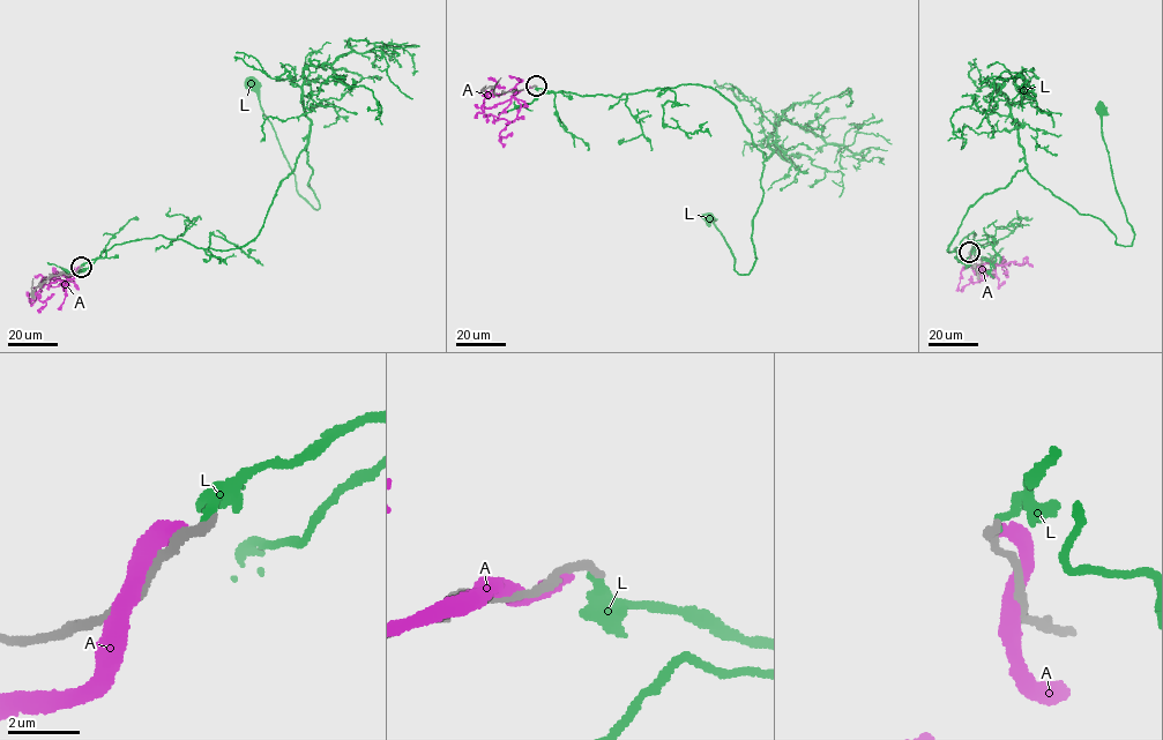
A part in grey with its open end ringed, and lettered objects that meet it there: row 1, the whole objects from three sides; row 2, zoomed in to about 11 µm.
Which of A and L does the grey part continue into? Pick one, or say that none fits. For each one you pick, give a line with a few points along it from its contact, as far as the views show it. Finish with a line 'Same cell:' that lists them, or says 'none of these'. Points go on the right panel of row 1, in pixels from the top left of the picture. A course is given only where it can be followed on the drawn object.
L: via (969, 252), (974, 231), (947, 251), (967, 210), (1026, 169), (1132, 245), (1098, 109)
Same cell: L

